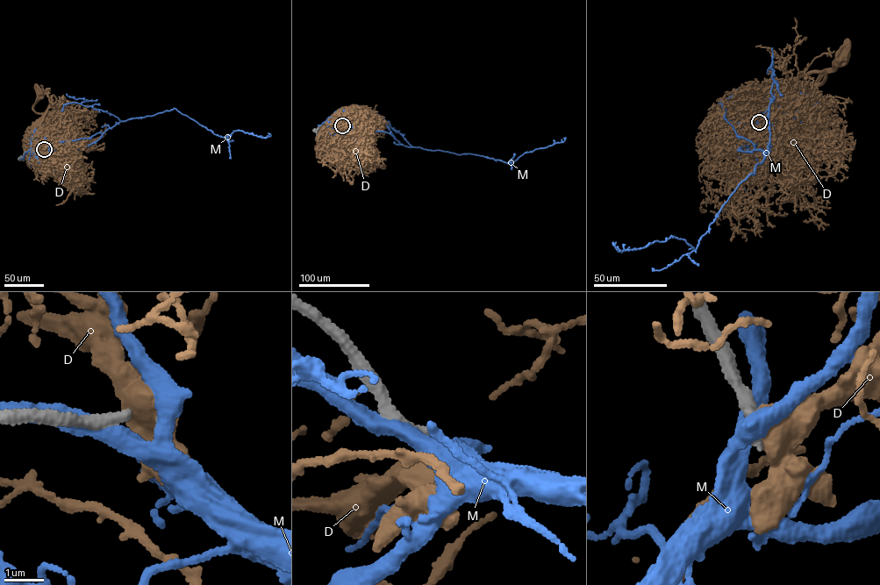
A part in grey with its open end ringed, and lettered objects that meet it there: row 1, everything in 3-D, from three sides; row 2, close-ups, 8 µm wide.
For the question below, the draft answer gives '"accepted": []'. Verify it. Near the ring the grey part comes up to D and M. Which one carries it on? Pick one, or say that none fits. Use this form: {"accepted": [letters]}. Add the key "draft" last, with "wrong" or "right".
{"accepted": [], "draft": "right"}

